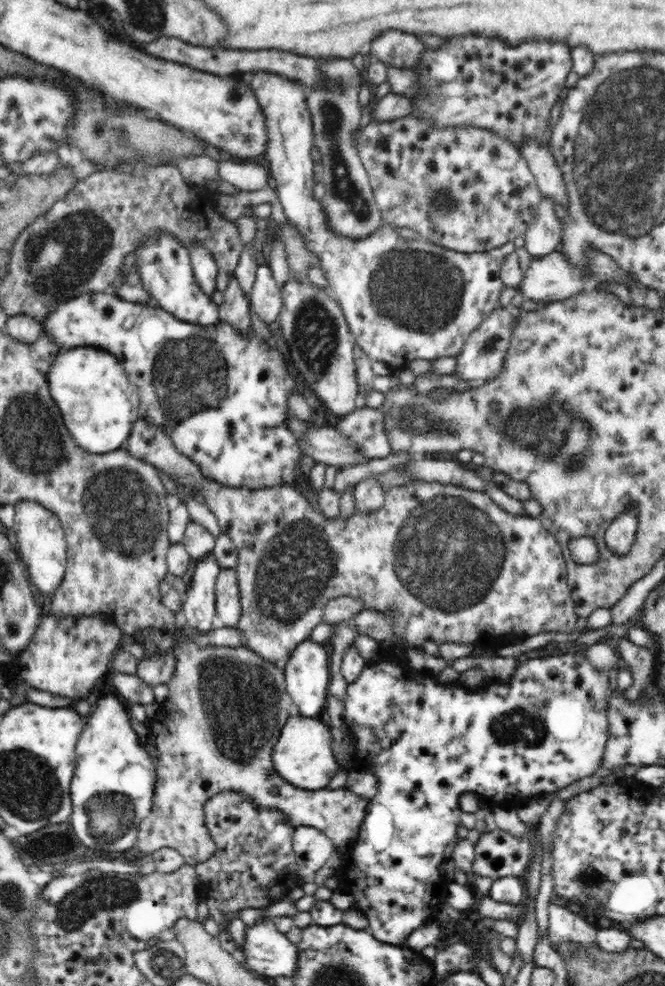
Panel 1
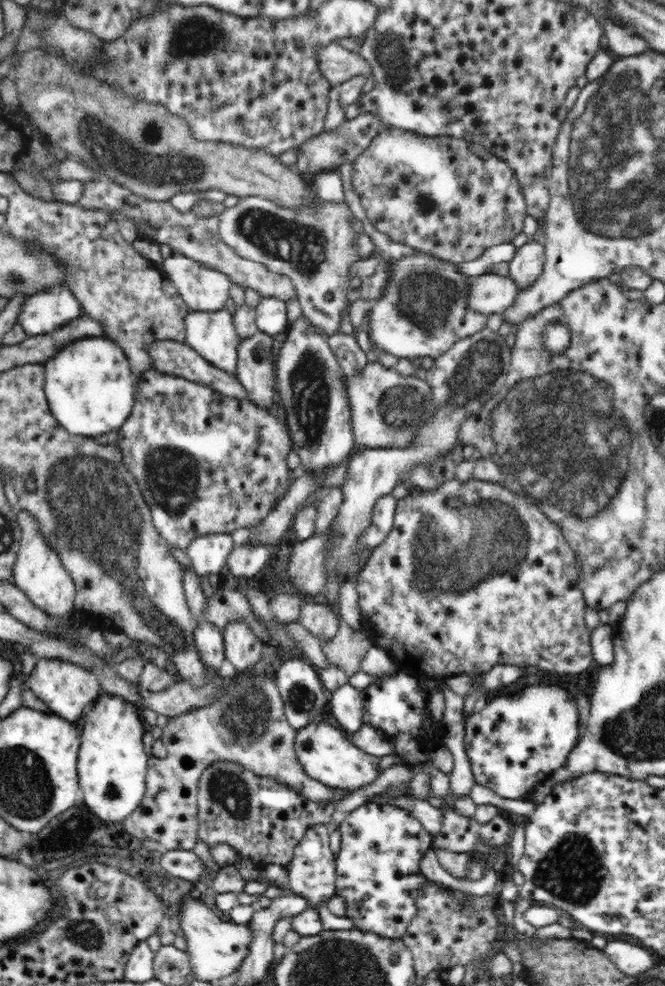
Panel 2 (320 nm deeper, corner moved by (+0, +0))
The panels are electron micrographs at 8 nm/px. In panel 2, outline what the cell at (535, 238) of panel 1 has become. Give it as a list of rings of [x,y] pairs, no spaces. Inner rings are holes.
[[[530,238],[509,262],[509,277],[518,289],[527,289],[542,274],[544,262],[544,247]]]

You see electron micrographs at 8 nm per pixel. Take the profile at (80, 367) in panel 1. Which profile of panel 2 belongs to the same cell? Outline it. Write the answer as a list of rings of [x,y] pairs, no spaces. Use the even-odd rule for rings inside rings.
[[[84,337],[64,345],[44,365],[44,392],[52,416],[73,435],[95,439],[101,434],[119,430],[135,406],[135,379],[126,353],[106,337]]]

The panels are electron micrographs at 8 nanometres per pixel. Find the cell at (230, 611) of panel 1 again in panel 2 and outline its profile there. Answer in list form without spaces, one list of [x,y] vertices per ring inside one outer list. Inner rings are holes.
[[[240,621],[229,622],[223,633],[225,659],[242,672],[261,658],[262,641]]]

